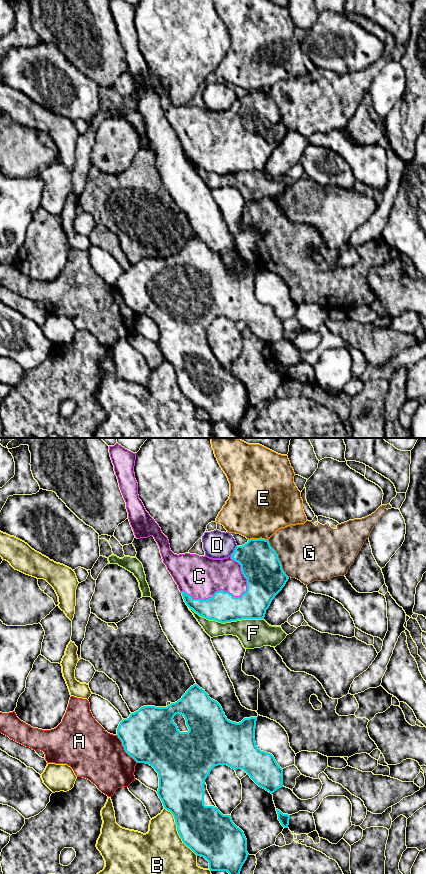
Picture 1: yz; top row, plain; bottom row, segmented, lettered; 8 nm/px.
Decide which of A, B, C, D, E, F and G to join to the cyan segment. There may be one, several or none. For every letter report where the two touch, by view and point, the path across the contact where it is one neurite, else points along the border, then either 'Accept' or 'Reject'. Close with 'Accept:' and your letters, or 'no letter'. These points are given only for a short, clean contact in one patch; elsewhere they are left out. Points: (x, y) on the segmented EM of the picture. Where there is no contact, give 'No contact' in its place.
A: Touches cyan at yz (124, 749). Reject
B: Touches cyan at yz (177, 830). Reject
C: Touches cyan at yz (218, 591). Accept
D: Touches cyan at yz (234, 550). Reject
E: Touches cyan at yz (258, 539). Reject
F: Touches cyan at yz (226, 621). Reject
G: Touches cyan at yz (278, 559). Reject
Accept: C

